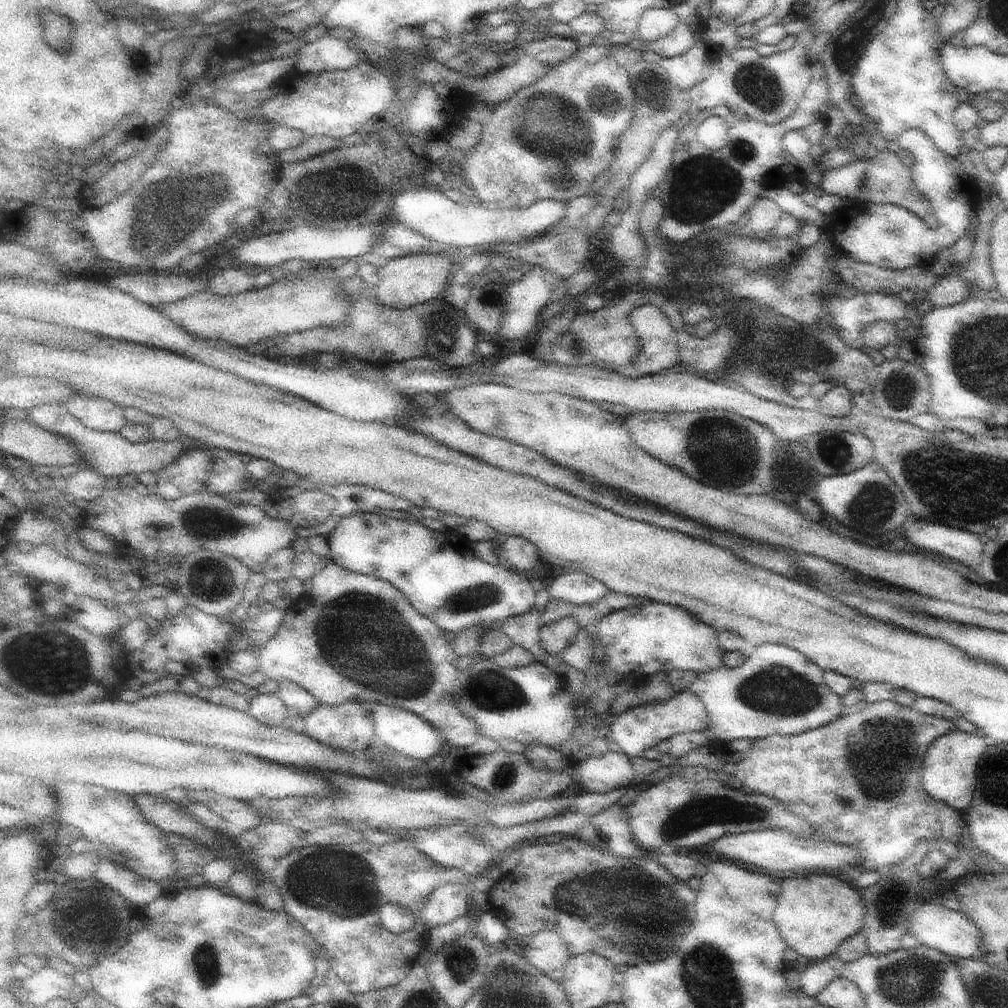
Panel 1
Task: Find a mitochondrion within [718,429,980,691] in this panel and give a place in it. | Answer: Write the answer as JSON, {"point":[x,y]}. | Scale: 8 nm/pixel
{"point":[925,466]}

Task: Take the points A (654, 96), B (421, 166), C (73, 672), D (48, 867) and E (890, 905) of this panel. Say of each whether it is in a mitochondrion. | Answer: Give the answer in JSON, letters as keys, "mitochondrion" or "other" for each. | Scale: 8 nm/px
{"A":"mitochondrion","B":"other","C":"mitochondrion","D":"other","E":"mitochondrion"}

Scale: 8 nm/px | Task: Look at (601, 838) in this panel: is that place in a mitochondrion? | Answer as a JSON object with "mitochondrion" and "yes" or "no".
{"mitochondrion":"no"}

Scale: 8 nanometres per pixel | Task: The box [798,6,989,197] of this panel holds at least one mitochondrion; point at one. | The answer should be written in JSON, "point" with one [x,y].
{"point":[850,44]}

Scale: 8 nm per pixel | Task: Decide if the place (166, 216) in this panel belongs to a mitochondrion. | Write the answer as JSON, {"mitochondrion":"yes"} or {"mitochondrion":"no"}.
{"mitochondrion":"yes"}

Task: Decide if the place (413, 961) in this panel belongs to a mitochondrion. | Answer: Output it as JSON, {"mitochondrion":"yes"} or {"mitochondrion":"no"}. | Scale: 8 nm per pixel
{"mitochondrion":"no"}

